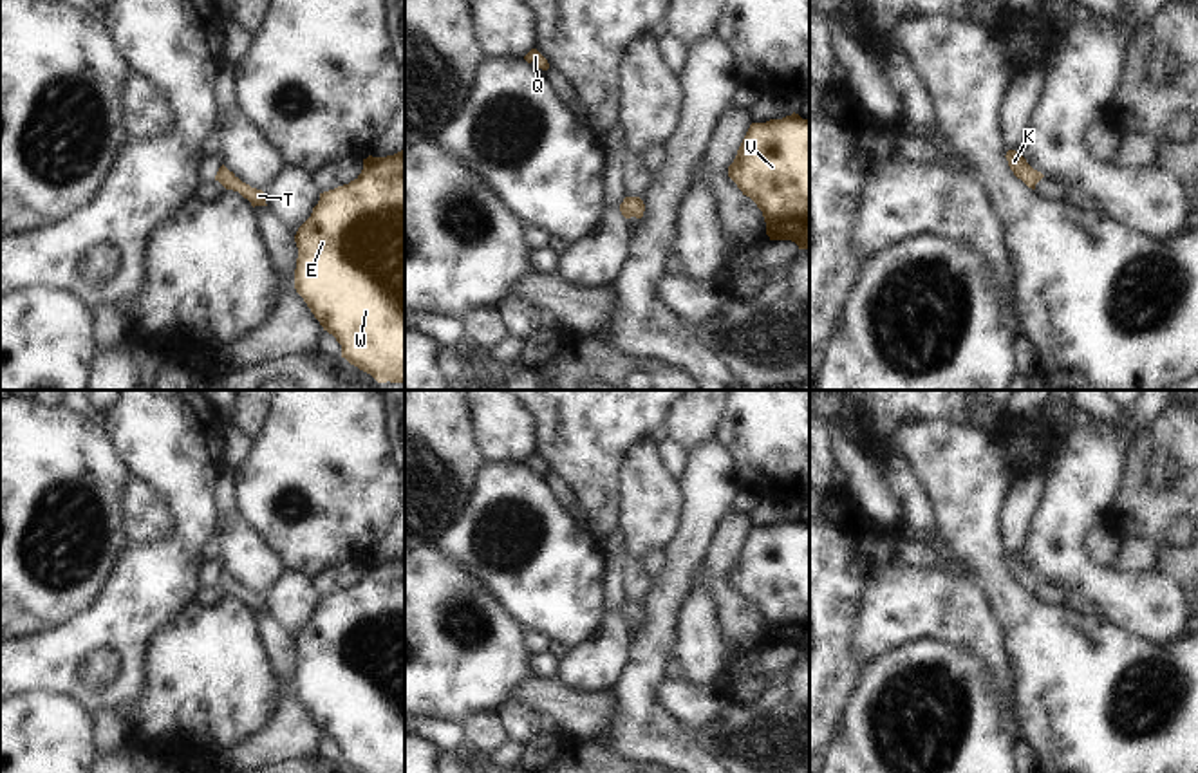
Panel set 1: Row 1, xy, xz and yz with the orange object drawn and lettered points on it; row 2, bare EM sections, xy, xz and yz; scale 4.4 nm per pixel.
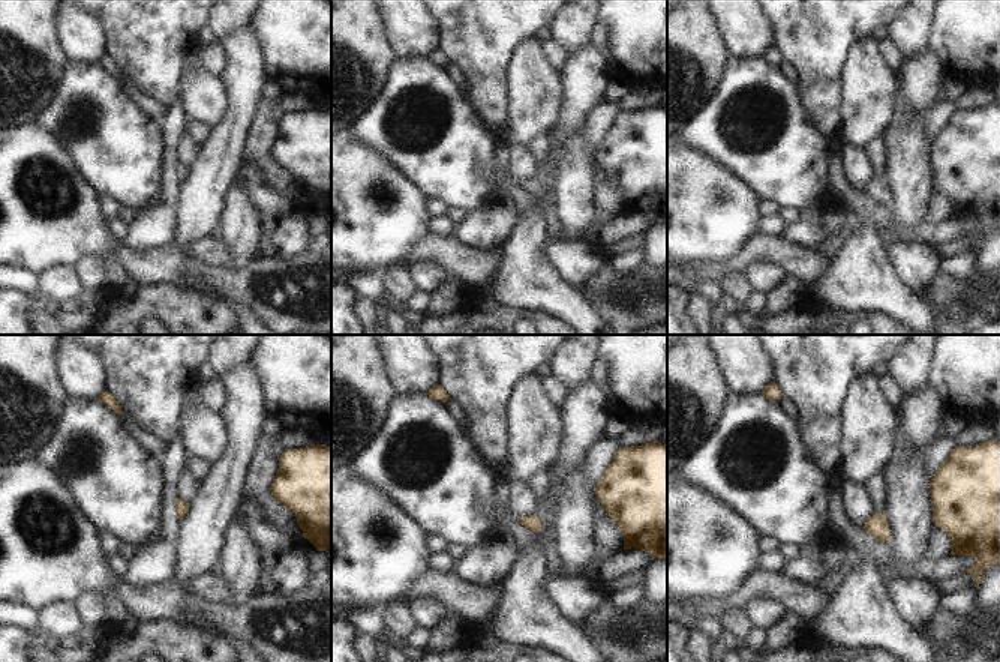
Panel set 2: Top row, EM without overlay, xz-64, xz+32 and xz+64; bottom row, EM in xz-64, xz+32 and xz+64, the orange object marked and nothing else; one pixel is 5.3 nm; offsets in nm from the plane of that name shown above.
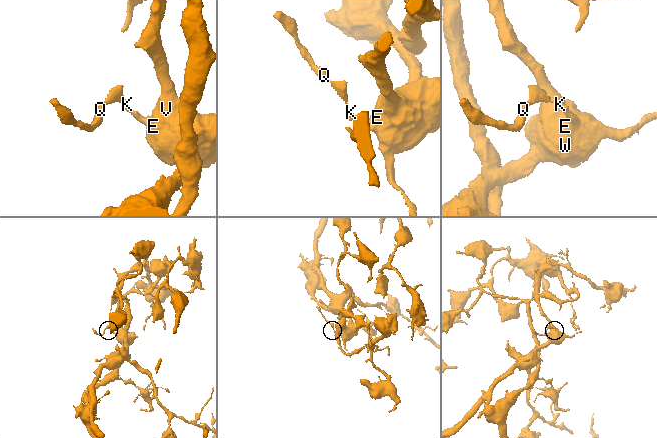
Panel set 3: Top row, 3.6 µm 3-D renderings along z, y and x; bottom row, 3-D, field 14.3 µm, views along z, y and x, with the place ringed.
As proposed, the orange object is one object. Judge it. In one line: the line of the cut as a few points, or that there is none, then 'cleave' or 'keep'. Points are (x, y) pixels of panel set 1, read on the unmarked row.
no cut | keep

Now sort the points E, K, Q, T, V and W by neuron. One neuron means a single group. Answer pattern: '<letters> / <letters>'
E K Q T V W

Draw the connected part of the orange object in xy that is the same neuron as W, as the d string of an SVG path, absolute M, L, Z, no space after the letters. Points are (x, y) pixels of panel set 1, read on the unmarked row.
M405 554L387 562L369 560L354 585L320 598L295 647L295 694L323 735L342 750L342 762L358 773L405 773Z

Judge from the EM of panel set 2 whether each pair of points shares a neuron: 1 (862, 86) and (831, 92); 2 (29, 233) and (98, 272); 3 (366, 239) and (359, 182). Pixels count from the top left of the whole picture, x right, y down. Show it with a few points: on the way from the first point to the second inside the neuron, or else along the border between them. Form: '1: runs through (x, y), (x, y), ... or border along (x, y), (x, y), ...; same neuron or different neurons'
1: border along (849, 56), (843, 66), (840, 125); different neurons
2: border along (75, 261), (98, 257), (105, 269), (105, 284); different neurons
3: runs through (366, 225), (366, 218), (359, 210), (359, 195); same neuron

